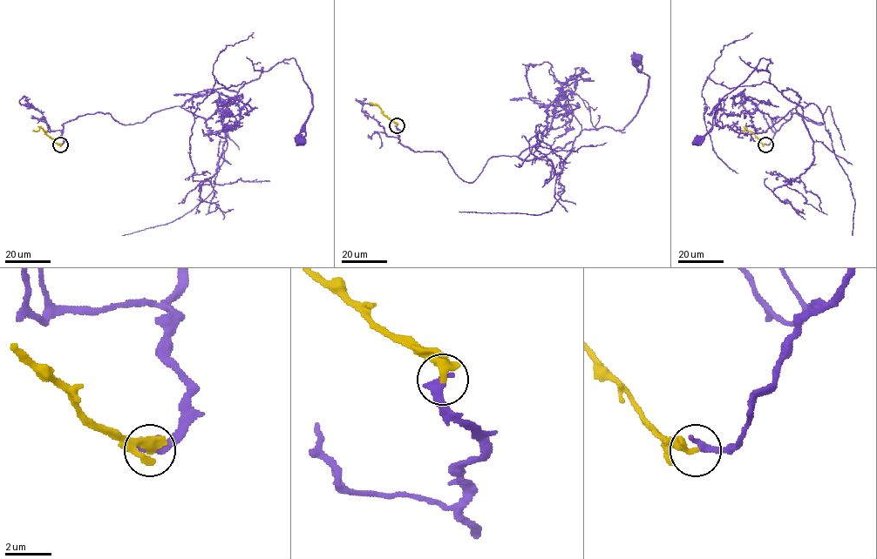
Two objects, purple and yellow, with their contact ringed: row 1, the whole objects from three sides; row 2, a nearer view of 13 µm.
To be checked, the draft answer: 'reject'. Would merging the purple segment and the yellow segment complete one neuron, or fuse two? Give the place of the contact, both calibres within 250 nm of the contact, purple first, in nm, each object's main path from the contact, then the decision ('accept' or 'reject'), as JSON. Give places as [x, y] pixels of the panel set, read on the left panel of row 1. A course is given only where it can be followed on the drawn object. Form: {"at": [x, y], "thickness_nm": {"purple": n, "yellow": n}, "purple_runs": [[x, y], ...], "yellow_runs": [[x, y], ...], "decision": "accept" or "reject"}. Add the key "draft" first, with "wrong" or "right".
{"draft": "wrong", "at": [60, 144], "thickness_nm": {"purple": 420, "yellow": 420}, "purple_runs": [[60, 144], [63, 124], [79, 116], [143, 122], [220, 88], [238, 91], [294, 58], [312, 107], [301, 142]], "yellow_runs": [[60, 144], [42, 128], [32, 130]], "decision": "accept"}

